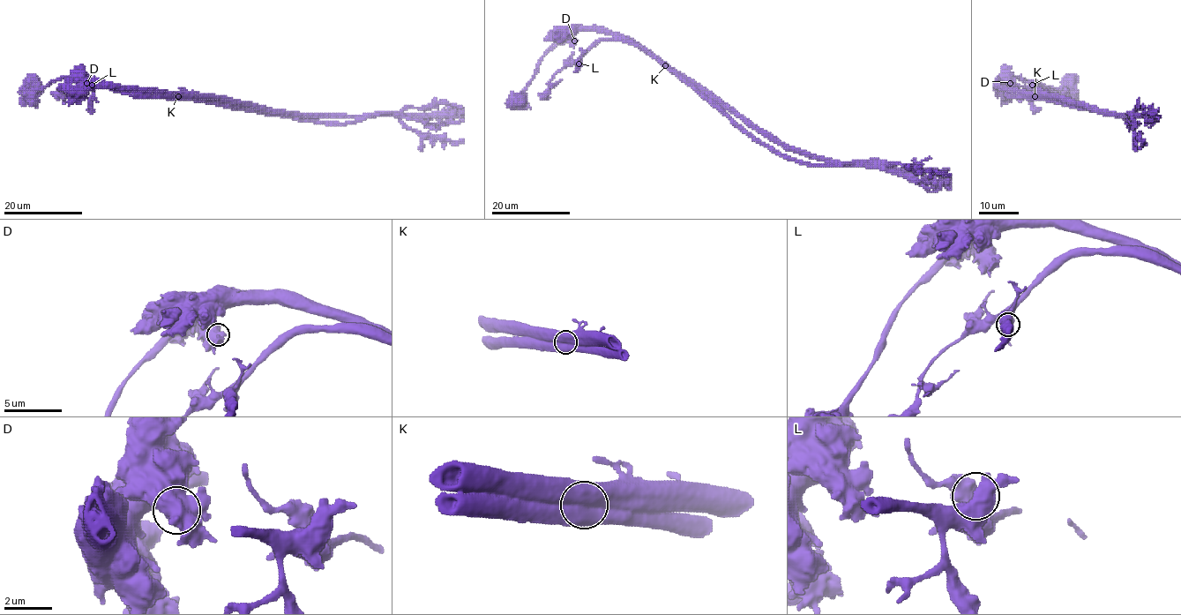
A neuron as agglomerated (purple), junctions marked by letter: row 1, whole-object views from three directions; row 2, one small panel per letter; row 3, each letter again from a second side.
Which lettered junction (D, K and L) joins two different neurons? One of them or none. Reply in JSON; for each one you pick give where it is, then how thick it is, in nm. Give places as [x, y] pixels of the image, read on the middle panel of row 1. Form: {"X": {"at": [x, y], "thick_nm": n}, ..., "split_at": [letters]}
{"K": {"at": [665, 65], "thick_nm": 700}, "split_at": ["K"]}

